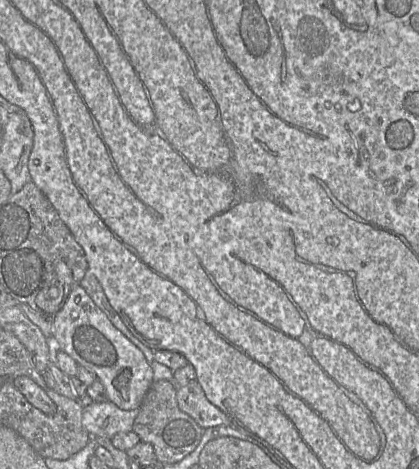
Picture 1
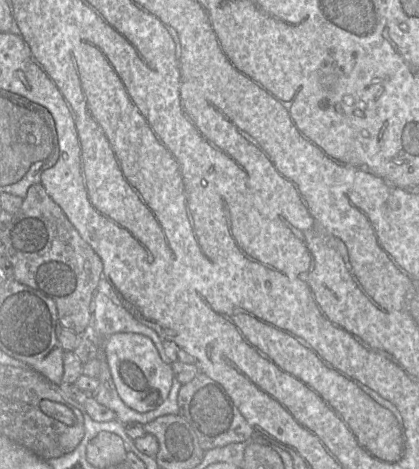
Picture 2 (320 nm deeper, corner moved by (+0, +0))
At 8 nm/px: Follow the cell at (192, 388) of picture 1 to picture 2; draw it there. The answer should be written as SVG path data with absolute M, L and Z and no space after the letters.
M204 373L181 386L177 401L178 415L190 425L203 451L244 442L253 435L253 429L225 389Z

